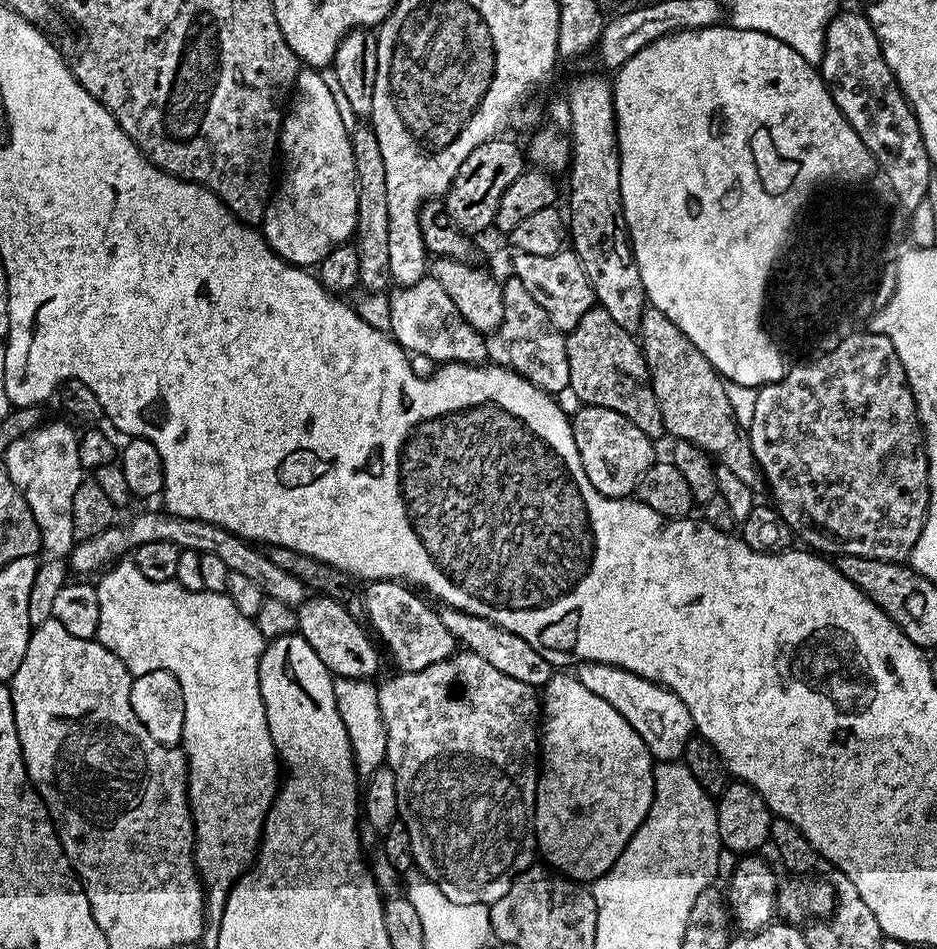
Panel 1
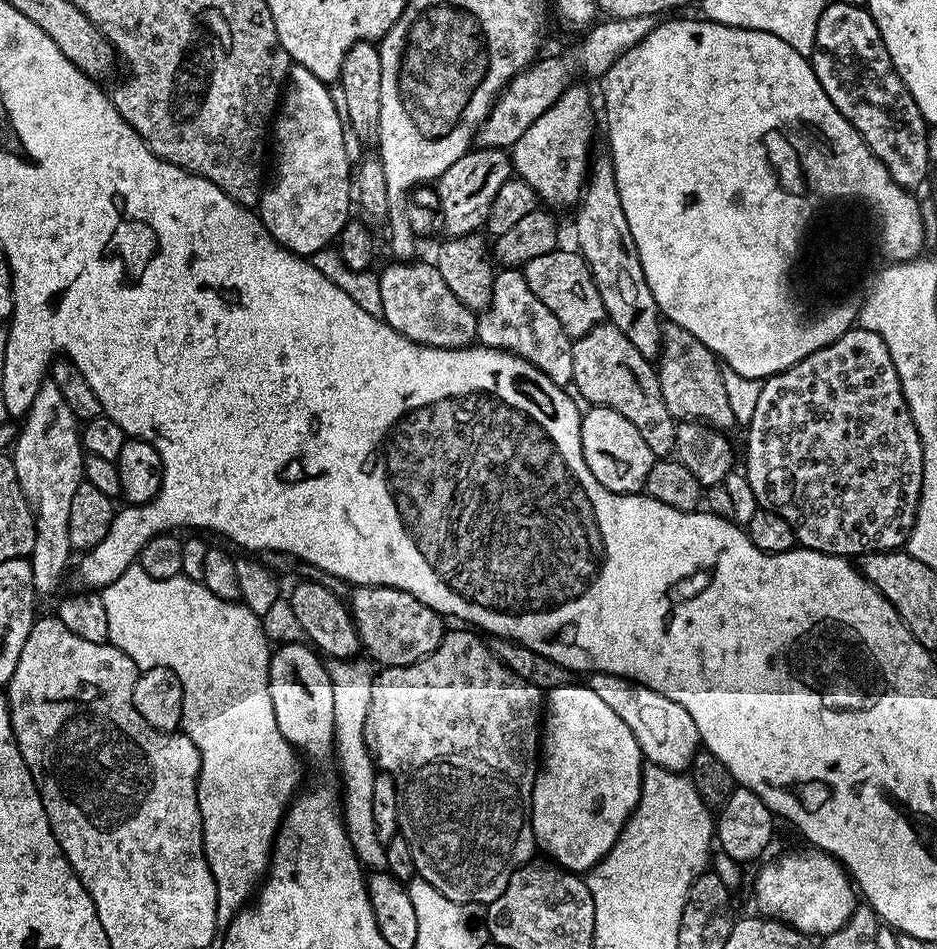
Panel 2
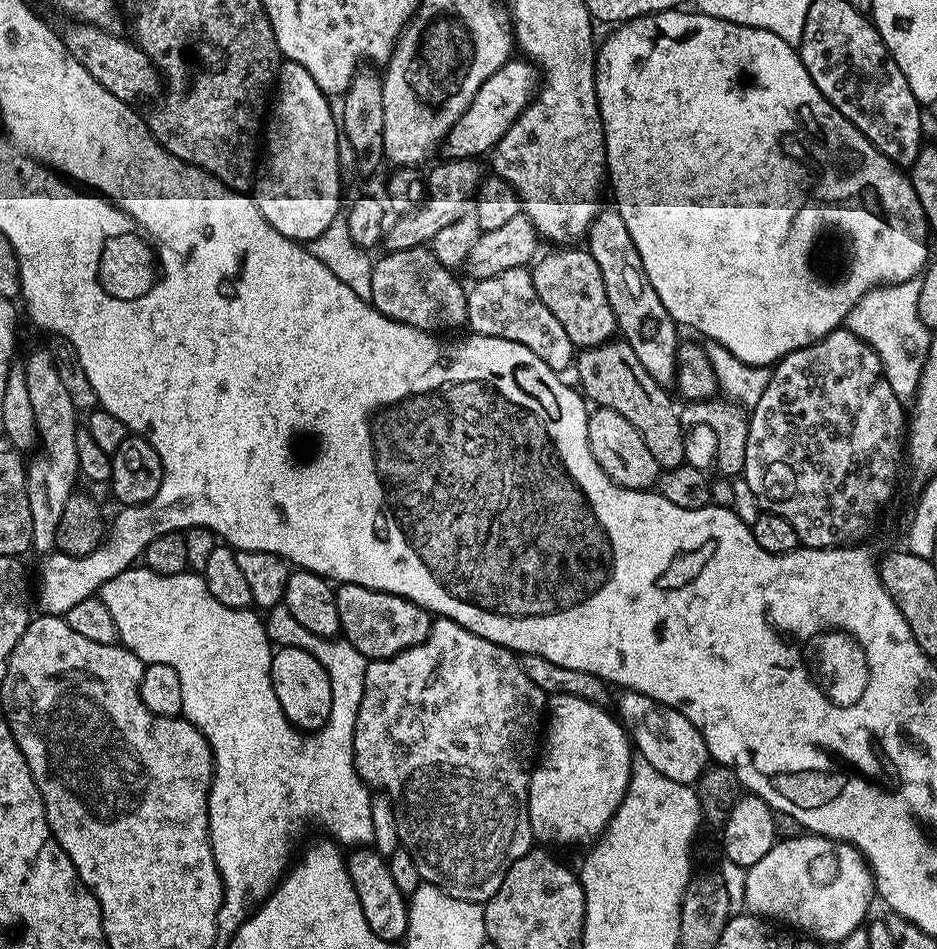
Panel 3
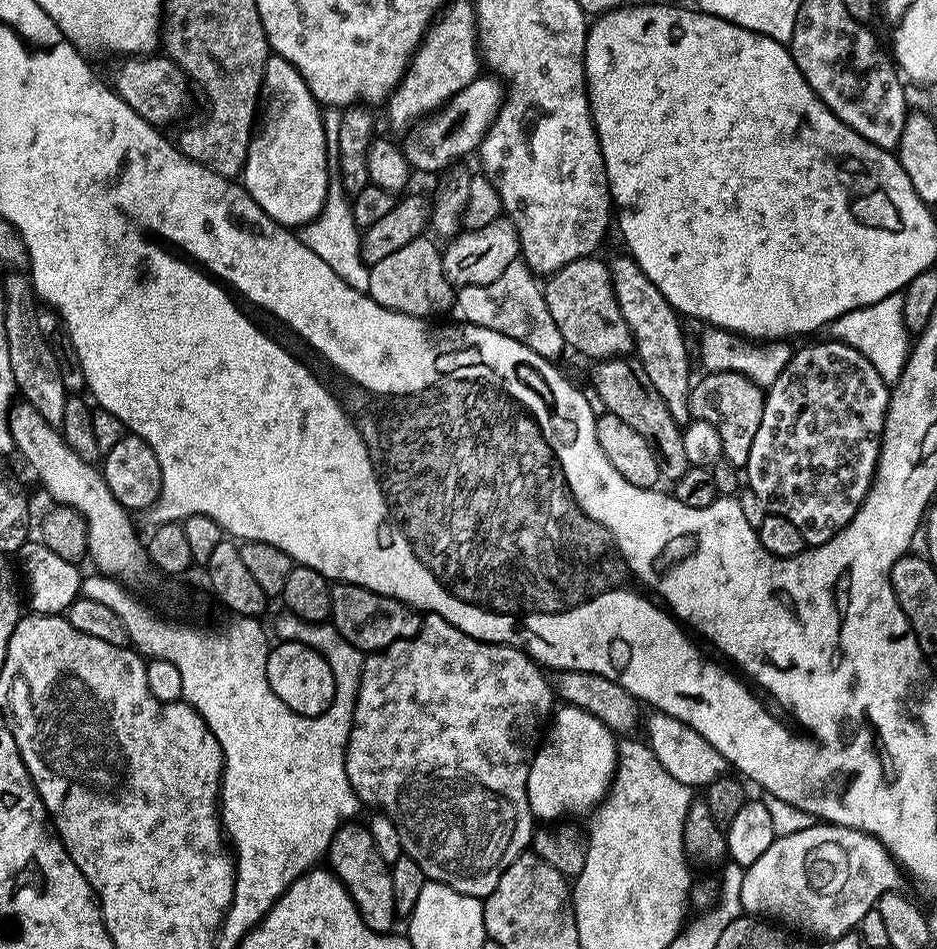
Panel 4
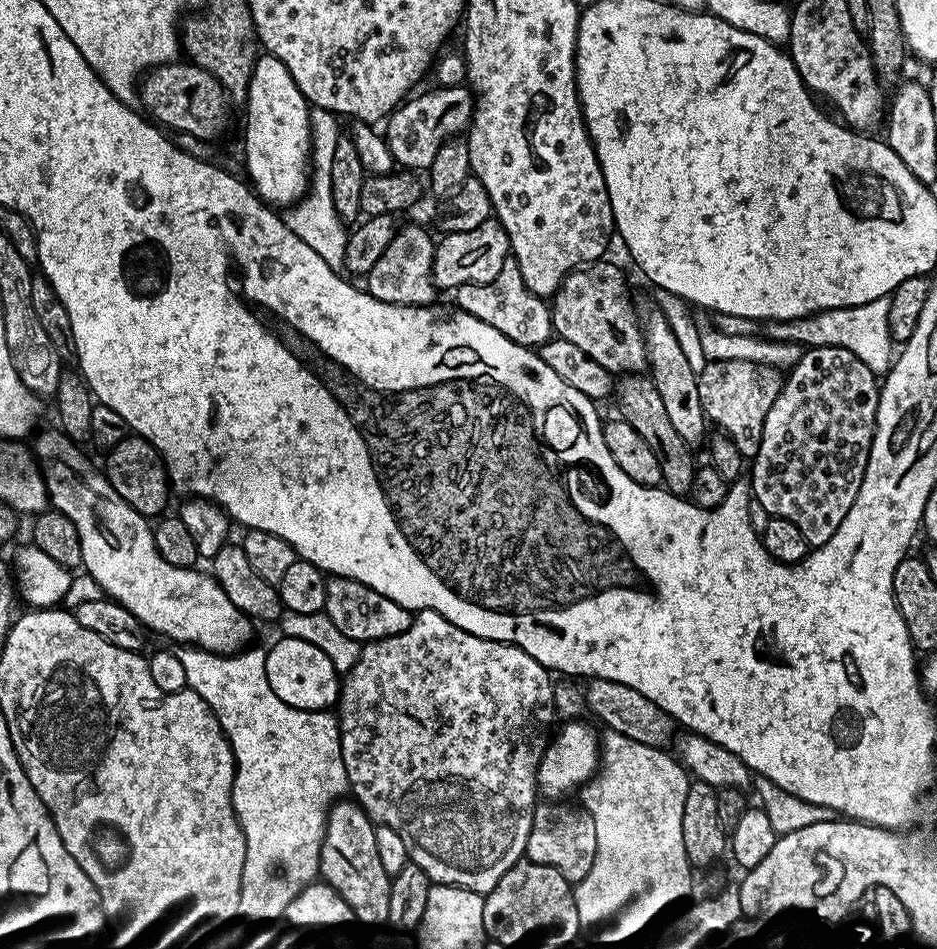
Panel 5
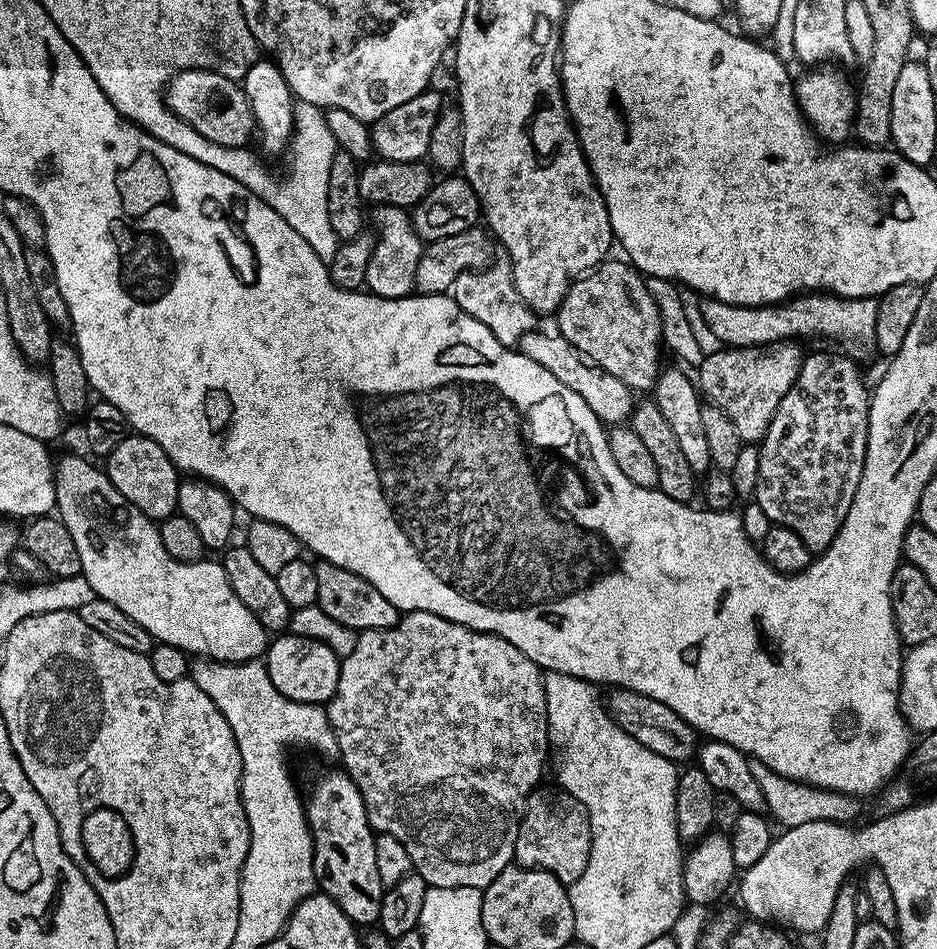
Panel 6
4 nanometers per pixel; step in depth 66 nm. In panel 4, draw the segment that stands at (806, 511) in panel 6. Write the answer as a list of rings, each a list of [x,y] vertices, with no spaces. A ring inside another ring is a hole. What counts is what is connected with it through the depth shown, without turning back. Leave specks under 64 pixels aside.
[[[831,338],[809,348],[797,347],[778,380],[766,388],[762,423],[750,445],[746,484],[768,505],[771,515],[790,518],[798,526],[805,545],[824,544],[838,535],[872,489],[889,395],[890,386],[882,382],[882,374],[858,350]]]

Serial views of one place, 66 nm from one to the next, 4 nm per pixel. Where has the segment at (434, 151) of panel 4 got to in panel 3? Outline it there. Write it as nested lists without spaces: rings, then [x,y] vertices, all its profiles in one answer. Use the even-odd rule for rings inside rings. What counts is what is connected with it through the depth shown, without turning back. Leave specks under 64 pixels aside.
[[[513,58],[498,69],[474,94],[470,106],[458,118],[444,138],[442,152],[450,160],[470,160],[491,153],[496,144],[510,130],[510,126],[522,114],[538,91],[538,69],[526,58]]]

